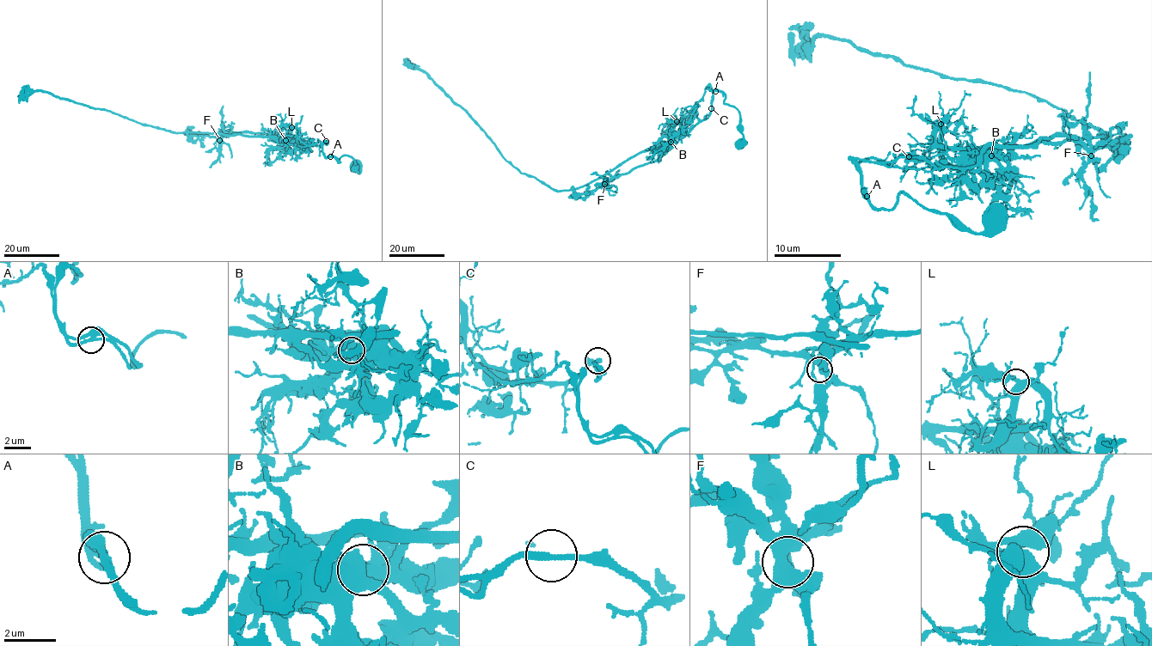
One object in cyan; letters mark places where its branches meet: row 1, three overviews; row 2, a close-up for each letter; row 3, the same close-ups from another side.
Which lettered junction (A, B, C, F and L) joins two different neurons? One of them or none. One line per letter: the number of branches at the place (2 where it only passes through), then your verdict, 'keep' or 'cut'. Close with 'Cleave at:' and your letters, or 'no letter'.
A: 2 branches meet; cut
B: 3 branches meet; keep
C: 2 branches meet; keep
F: 2 branches meet; keep
L: 3 branches meet; keep
Cleave at: A

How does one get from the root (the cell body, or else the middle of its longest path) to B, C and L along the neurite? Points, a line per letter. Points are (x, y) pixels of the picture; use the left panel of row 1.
B: (356, 166), (358, 172), (347, 155), (340, 162), (325, 155), (320, 142), (308, 145), (285, 140)
C: (356, 166), (358, 172), (354, 161), (347, 155), (341, 156), (340, 162), (325, 155), (321, 145), (326, 141)
L: (356, 166), (358, 172), (347, 155), (340, 162), (325, 155), (320, 142), (305, 145), (291, 127)

